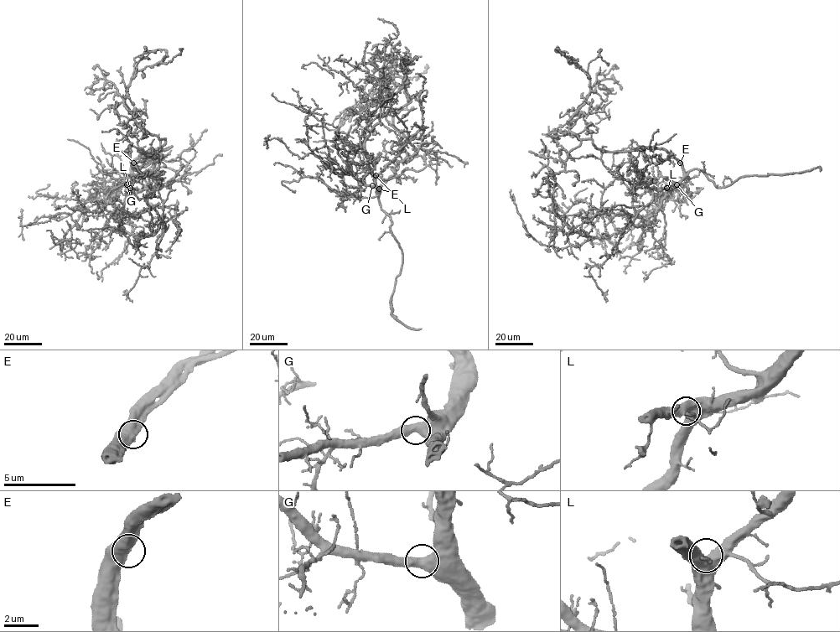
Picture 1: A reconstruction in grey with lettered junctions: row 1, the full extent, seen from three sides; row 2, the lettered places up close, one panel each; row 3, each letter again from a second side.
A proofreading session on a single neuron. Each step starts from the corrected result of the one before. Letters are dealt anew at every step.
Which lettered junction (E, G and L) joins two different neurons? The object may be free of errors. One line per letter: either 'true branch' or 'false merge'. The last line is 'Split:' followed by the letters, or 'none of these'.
E: true branch
G: true branch
L: true branch
Split: none of these

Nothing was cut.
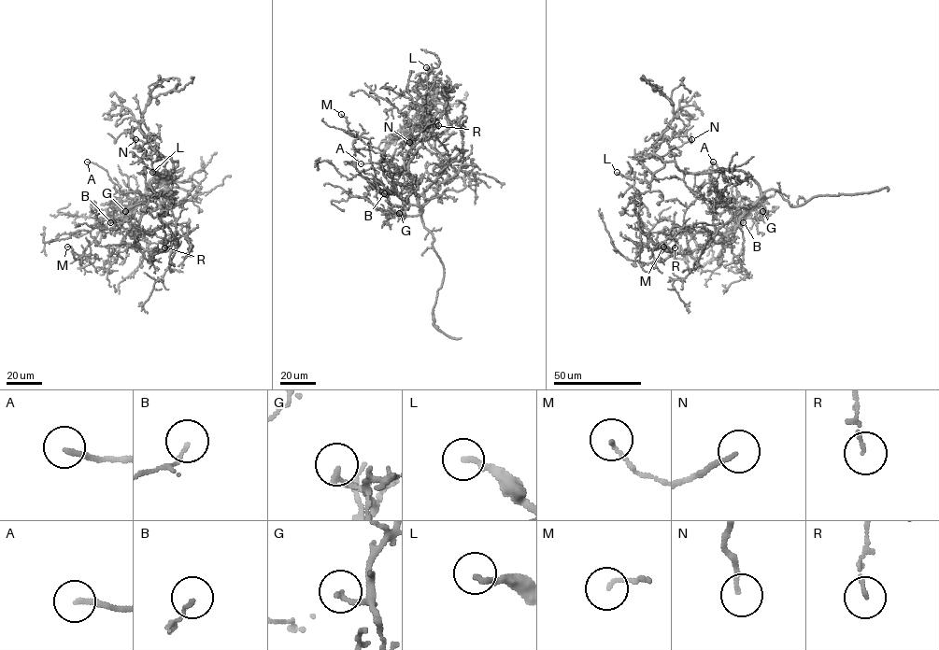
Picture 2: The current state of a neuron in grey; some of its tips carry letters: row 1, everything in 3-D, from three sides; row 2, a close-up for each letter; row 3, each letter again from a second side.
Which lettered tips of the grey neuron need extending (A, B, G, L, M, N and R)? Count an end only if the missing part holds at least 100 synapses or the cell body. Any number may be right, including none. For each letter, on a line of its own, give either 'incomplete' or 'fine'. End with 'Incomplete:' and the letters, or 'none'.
A: fine
B: fine
G: fine
L: fine
M: fine
N: fine
R: fine
Incomplete: none

